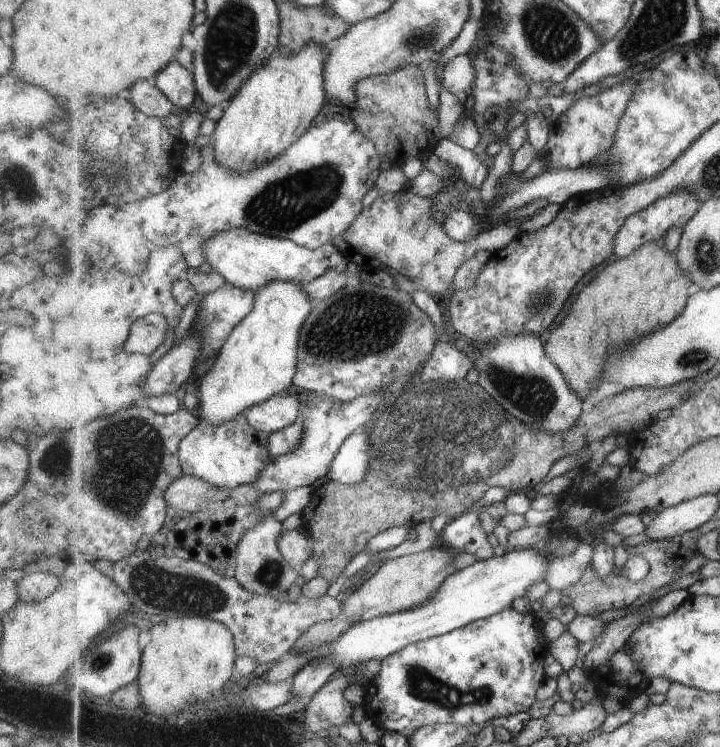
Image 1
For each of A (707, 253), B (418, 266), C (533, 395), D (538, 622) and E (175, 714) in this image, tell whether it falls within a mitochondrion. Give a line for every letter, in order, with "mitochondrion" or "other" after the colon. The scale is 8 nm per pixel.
A: mitochondrion
B: other
C: mitochondrion
D: other
E: other

